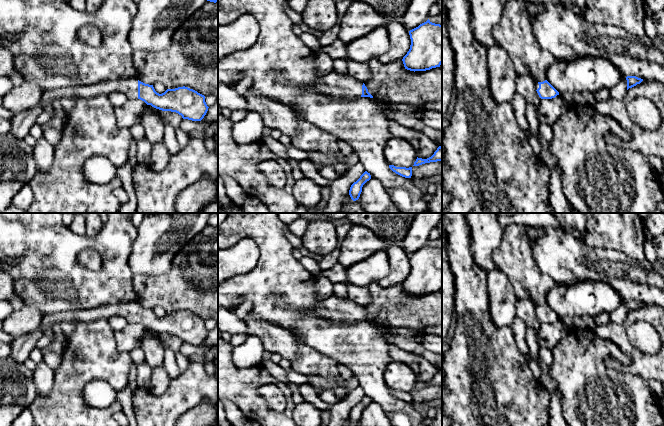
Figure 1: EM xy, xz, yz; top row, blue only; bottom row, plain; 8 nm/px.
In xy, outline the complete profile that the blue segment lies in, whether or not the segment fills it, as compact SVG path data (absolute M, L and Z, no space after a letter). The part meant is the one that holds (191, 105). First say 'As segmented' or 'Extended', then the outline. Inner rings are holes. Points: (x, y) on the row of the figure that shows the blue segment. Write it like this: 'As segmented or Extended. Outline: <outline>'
Extended. Outline: M120 78L93 85L44 91L38 105L14 115L10 120L10 134L19 140L24 140L30 134L31 127L37 123L37 118L44 108L55 100L66 96L74 99L93 98L97 95L108 96L114 91L124 93L128 99L140 99L156 109L176 112L183 119L192 121L201 121L209 108L205 102L205 96L188 87L167 89L164 93L159 94L153 85L145 84L137 78Z

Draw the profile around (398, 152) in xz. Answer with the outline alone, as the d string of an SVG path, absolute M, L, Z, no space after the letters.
M392 137L385 143L383 153L390 165L409 168L417 159L418 148L407 140Z

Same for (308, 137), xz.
M295 111L298 117L296 134L291 137L291 145L302 151L316 151L327 156L340 154L337 138L334 135L322 131L316 125L308 122Z

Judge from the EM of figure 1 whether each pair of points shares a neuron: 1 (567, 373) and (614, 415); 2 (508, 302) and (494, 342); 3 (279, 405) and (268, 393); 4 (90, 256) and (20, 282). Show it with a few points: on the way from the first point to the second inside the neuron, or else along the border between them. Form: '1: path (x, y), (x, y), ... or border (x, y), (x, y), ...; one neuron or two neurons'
1: path (579, 385), (602, 408); one neuron
2: border (488, 306), (491, 320), (499, 327), (509, 327); two neurons
3: path (277, 402), (271, 396); one neuron
4: border (77, 256), (89, 269), (101, 266); two neurons

